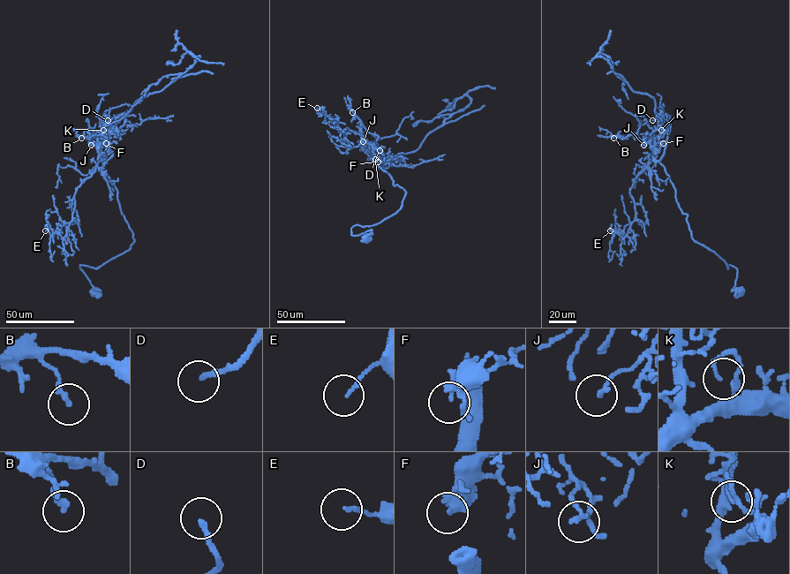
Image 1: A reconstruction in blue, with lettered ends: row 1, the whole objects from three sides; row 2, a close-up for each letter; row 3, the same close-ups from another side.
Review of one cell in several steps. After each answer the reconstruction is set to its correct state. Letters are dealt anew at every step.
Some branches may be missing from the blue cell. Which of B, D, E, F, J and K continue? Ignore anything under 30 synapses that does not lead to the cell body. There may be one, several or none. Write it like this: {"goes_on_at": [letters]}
{"goes_on_at": []}

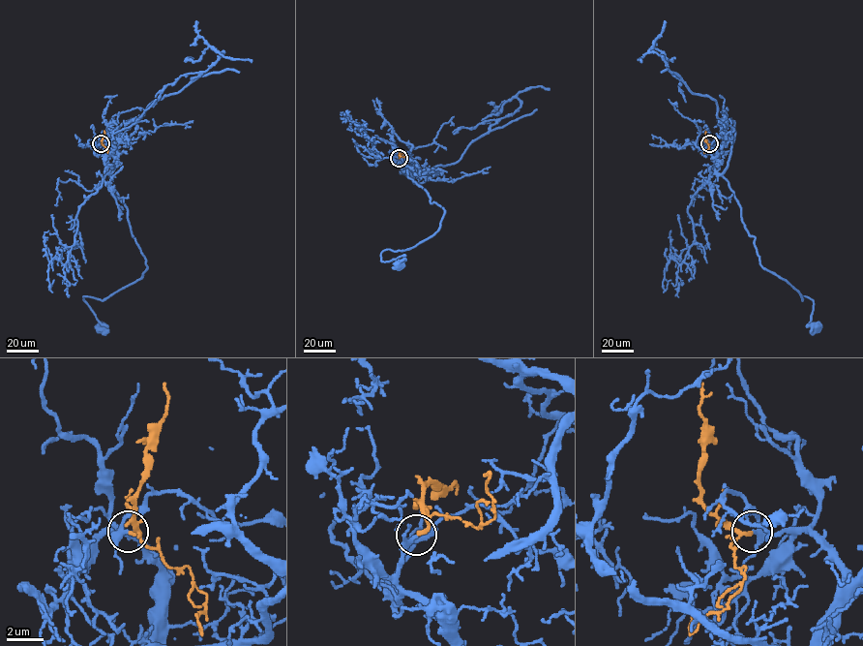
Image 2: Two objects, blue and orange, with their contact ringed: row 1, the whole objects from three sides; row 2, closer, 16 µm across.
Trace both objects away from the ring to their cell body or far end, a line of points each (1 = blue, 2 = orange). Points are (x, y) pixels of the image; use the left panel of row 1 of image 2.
1: (101, 143), (110, 186), (127, 208), (147, 266), (142, 276), (103, 300), (83, 296), (106, 325), (102, 327)
2: (101, 143), (104, 131)

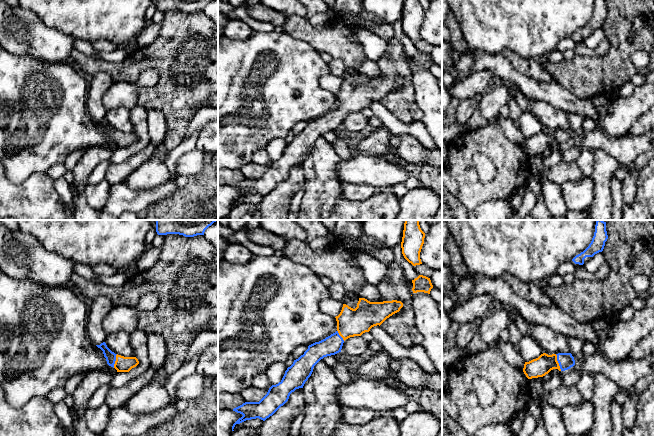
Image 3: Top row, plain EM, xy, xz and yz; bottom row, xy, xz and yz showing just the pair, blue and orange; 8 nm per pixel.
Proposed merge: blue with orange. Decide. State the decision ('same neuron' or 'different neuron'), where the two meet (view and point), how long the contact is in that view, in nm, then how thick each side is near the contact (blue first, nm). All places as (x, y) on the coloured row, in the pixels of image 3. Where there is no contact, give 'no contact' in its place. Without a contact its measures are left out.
same neuron; contact yz (558, 362); length 140 nm; calibres 120 and 160 nm

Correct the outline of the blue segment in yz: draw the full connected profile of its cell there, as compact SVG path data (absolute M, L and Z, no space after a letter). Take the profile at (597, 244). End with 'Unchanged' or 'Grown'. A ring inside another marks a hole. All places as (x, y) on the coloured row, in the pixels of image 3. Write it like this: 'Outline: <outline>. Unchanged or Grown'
Outline: M597 220L591 243L583 252L576 255L572 261L575 264L583 265L586 257L593 257L595 254L603 251L607 239L606 222L603 220Z. Unchanged

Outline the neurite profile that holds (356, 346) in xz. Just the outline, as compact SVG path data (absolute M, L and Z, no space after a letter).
M354 336L346 339L341 349L342 353L357 359L359 359L366 351L368 351L368 342L361 336Z

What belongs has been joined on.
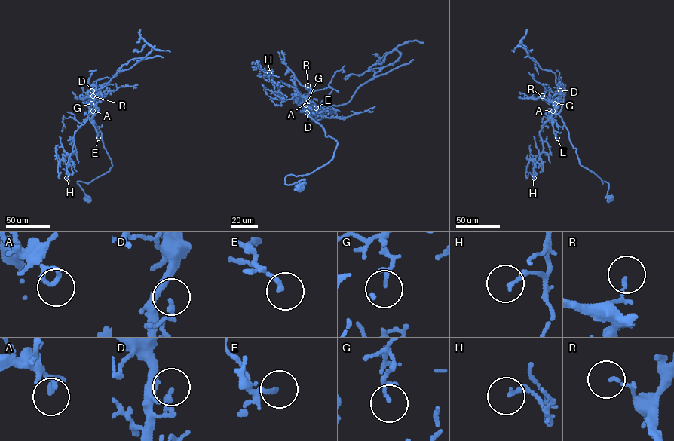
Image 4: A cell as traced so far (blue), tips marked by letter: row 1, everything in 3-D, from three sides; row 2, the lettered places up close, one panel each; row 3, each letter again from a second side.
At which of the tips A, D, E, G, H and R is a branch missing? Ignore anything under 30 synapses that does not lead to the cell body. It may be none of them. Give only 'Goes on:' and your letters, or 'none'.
Goes on: D

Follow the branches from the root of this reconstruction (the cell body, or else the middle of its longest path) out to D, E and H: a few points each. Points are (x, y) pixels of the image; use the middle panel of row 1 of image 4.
D: (300, 186), (304, 179), (286, 185), (285, 178), (326, 165), (337, 143), (301, 103), (307, 112)
E: (300, 186), (304, 179), (286, 185), (285, 178), (326, 165), (337, 143), (307, 114), (301, 96), (316, 108)
H: (300, 186), (304, 179), (285, 178), (326, 165), (337, 142), (297, 90), (278, 87), (269, 72)

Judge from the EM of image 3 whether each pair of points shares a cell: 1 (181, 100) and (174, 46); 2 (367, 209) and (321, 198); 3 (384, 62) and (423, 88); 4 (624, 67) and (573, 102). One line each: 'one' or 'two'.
1: one
2: two
3: two
4: two

